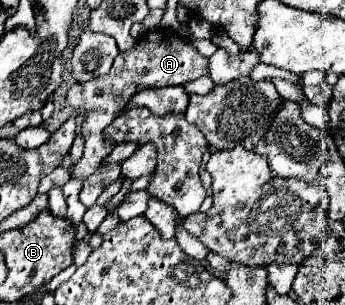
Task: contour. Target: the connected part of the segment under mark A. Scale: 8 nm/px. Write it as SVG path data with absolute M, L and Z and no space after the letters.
M157 29L145 33L129 51L123 51L117 55L111 71L103 77L97 77L87 83L75 83L67 91L67 103L73 105L81 117L83 117L83 137L85 137L85 155L81 163L77 163L71 169L71 179L63 185L65 201L69 205L67 219L77 225L83 219L83 213L87 207L79 201L79 191L83 187L83 181L93 175L101 161L107 157L107 153L113 149L111 143L103 139L105 127L123 111L123 107L129 103L129 99L135 95L135 91L147 89L147 87L167 87L167 85L183 85L187 81L199 79L201 75L207 75L207 57L203 57L191 43L187 43L183 37L175 35L171 29Z

